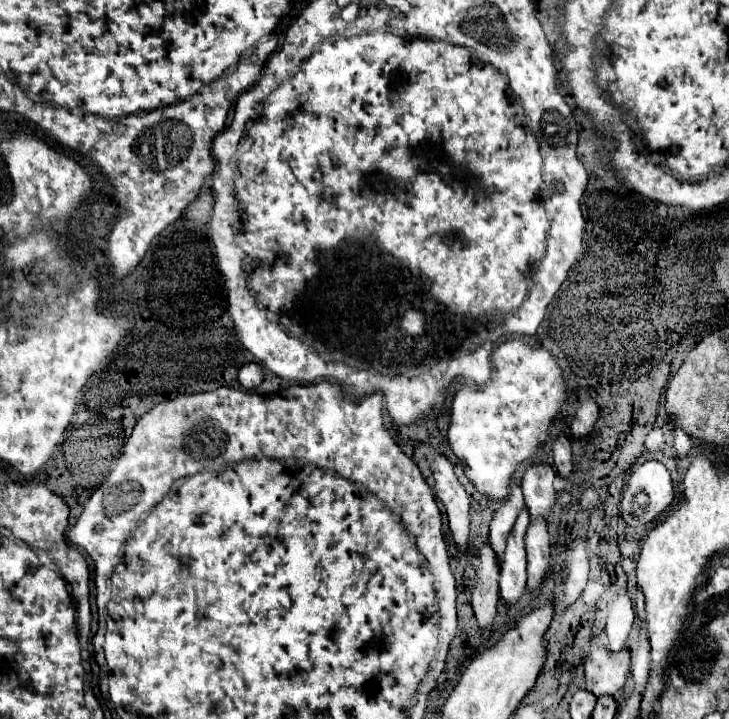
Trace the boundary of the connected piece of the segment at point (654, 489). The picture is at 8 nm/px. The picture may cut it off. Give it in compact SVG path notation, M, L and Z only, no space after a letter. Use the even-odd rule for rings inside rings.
M658 460L638 464L622 488L620 512L626 524L644 526L652 522L674 500L670 472Z

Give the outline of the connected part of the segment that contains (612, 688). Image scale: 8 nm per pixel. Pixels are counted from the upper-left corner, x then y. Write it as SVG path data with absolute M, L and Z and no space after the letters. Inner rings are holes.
M604 646L592 648L584 660L586 688L596 696L616 694L630 674L630 650L610 652Z

